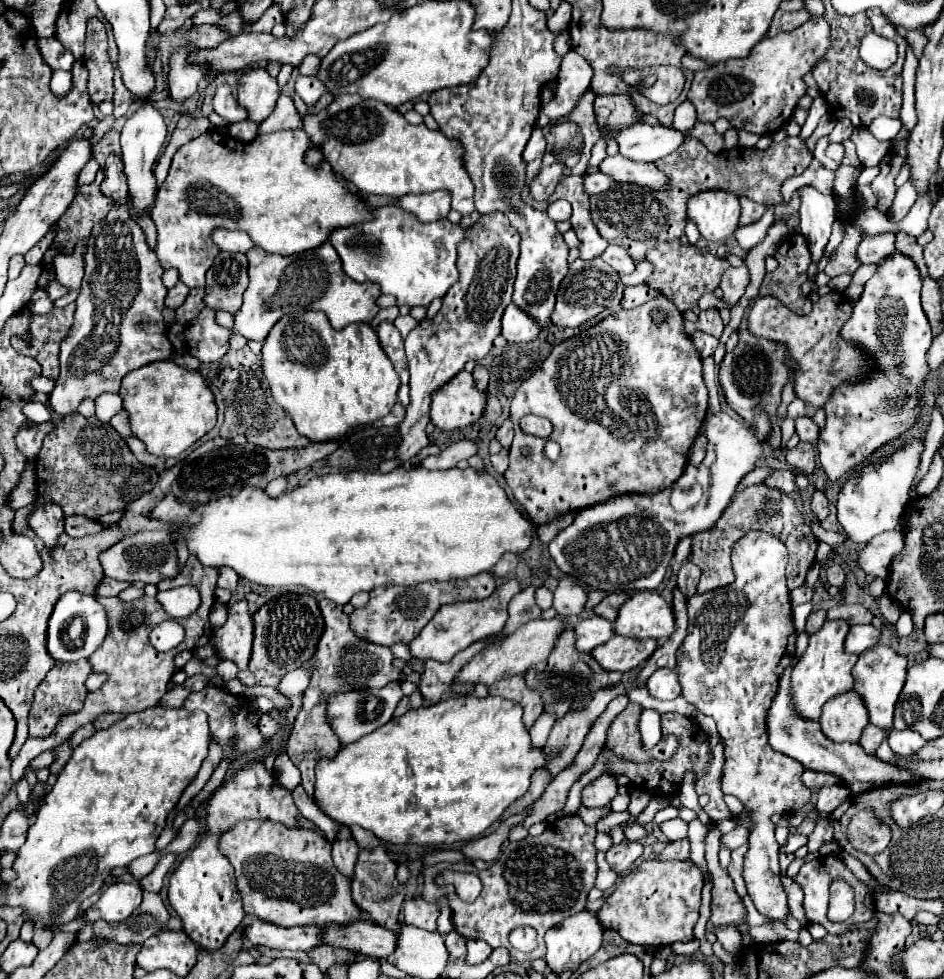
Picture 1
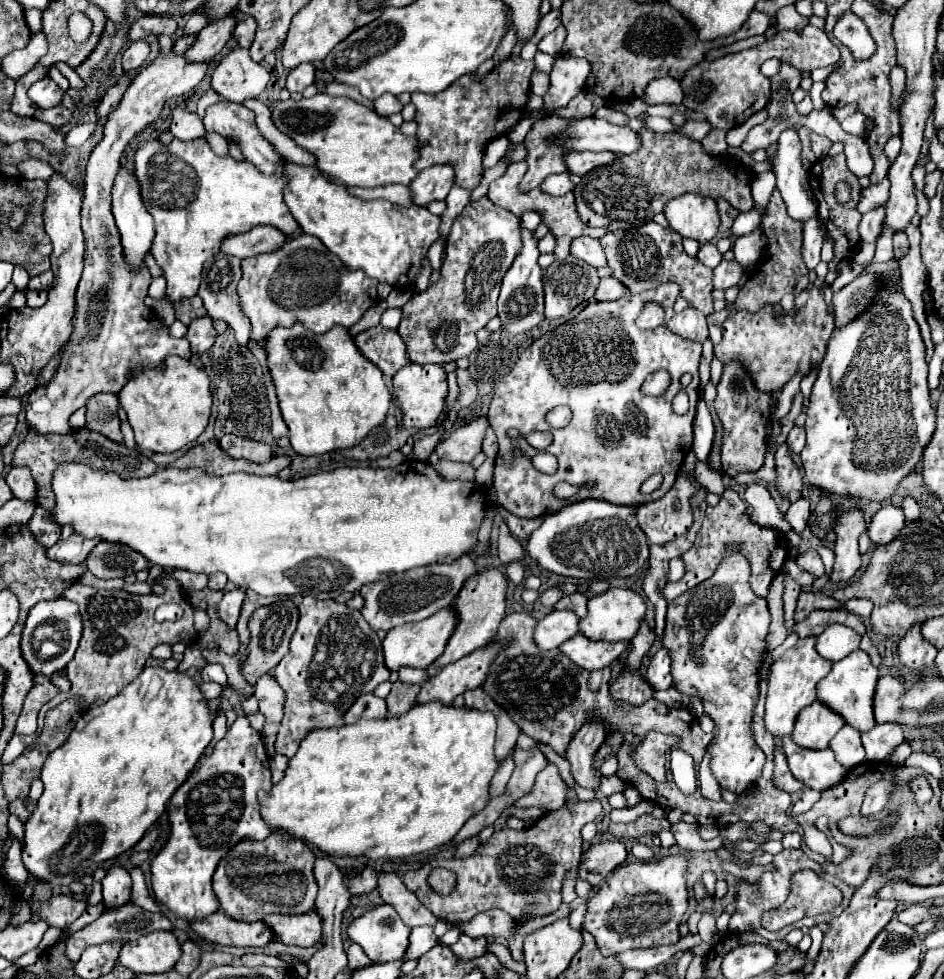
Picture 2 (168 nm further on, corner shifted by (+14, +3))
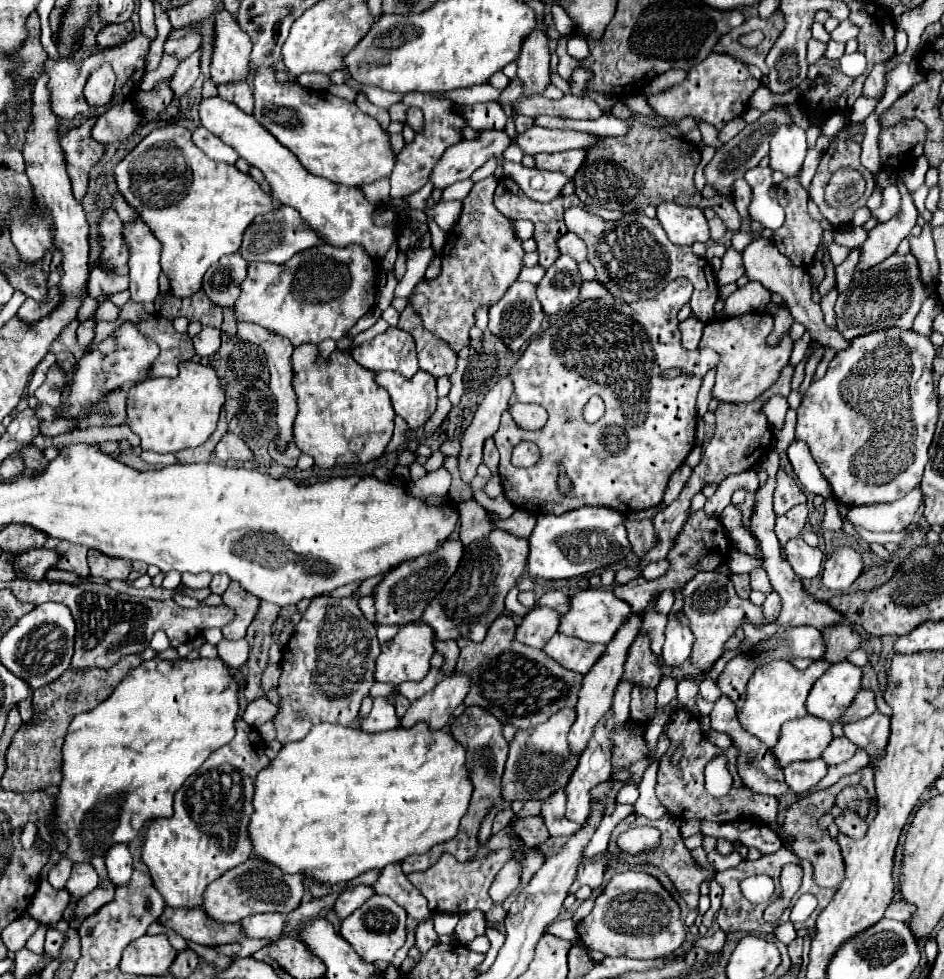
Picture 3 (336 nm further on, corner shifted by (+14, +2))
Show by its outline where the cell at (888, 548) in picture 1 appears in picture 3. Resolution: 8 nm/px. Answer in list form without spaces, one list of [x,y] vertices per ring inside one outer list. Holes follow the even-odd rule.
[[[913,489],[903,499],[893,503],[851,507],[847,517],[853,525],[861,525],[863,529],[869,529],[869,531],[877,531],[877,533],[903,531],[911,523],[921,499],[923,499],[921,491]]]

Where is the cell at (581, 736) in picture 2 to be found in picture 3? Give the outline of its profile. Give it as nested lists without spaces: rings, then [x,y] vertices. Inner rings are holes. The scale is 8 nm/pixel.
[[[633,613],[629,617],[629,621],[617,631],[617,635],[613,637],[613,641],[607,645],[603,657],[593,665],[593,669],[583,677],[583,685],[579,691],[579,703],[577,703],[577,717],[575,723],[569,731],[569,751],[573,755],[581,755],[585,751],[585,745],[589,745],[589,737],[593,735],[593,729],[597,725],[597,721],[601,721],[601,717],[609,711],[609,705],[613,703],[613,693],[621,681],[621,673],[623,673],[623,663],[627,657],[627,649],[633,643],[633,639],[637,637],[641,627],[641,619]]]

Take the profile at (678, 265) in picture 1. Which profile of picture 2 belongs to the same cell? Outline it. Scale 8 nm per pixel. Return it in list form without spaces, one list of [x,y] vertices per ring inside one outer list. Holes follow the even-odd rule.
[[[649,220],[643,226],[617,232],[607,232],[603,238],[599,238],[605,256],[607,266],[613,270],[613,278],[619,280],[631,294],[639,294],[651,288],[657,288],[665,282],[677,282],[681,284],[681,296],[699,312],[705,316],[713,314],[713,270],[703,266],[697,258],[687,256],[681,244],[681,236],[669,228],[659,226],[657,222]]]

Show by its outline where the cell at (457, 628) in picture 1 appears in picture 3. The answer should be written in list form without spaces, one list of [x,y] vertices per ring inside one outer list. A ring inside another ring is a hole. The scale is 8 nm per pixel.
[[[423,621],[409,623],[399,627],[397,635],[381,645],[381,655],[377,657],[377,667],[375,667],[375,677],[377,681],[389,681],[389,683],[403,683],[403,681],[421,681],[429,669],[431,669],[431,657],[435,653],[435,633],[429,625]]]

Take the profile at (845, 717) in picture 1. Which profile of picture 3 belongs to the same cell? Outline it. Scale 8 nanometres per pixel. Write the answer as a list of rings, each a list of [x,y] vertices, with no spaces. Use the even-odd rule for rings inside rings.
[[[805,715],[801,719],[787,721],[781,727],[781,737],[773,747],[773,753],[781,767],[791,761],[807,761],[821,757],[823,749],[833,739],[831,725],[825,719]]]

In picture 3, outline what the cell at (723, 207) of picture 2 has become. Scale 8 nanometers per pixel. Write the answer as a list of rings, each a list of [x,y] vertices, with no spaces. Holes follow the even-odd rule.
[[[707,207],[707,209],[703,209],[705,211],[705,217],[707,217],[707,221],[709,221],[709,227],[711,227],[711,239],[713,241],[719,241],[723,235],[725,235],[725,223],[717,217],[717,213],[713,213],[713,207]]]

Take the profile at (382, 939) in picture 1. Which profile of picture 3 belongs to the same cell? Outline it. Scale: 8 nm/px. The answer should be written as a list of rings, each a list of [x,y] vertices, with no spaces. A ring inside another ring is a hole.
[[[263,913],[263,915],[251,915],[241,921],[243,931],[247,937],[255,939],[279,939],[285,933],[287,917],[281,913]]]

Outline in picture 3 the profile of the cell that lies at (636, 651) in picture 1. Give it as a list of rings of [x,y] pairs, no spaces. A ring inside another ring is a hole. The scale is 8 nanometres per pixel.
[[[557,633],[543,647],[543,651],[549,657],[553,657],[559,665],[563,665],[565,669],[579,671],[585,675],[599,661],[601,653],[605,651],[605,645],[591,645],[591,643],[585,643],[577,637]]]

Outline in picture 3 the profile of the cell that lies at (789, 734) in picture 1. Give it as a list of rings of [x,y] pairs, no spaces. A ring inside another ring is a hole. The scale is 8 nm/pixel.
[[[819,757],[815,761],[793,761],[785,767],[785,781],[789,789],[797,795],[805,795],[809,787],[817,785],[827,775],[827,765]]]

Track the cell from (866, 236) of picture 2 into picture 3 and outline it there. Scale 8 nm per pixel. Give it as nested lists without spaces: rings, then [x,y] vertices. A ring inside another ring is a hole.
[[[893,185],[893,187],[883,189],[883,203],[881,203],[879,209],[871,211],[871,215],[873,215],[879,223],[885,223],[885,221],[889,221],[897,211],[899,211],[899,191],[897,191],[897,187]]]

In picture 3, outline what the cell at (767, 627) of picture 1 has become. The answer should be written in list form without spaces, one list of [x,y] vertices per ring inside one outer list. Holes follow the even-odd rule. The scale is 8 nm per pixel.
[[[709,571],[709,573],[699,573],[695,575],[685,587],[683,587],[683,617],[689,623],[689,629],[693,631],[695,643],[693,643],[693,651],[691,651],[691,665],[695,669],[703,671],[711,671],[715,667],[715,663],[723,657],[725,643],[731,639],[731,635],[743,627],[741,621],[749,619],[749,623],[757,629],[761,629],[765,625],[765,615],[763,615],[763,607],[753,605],[749,599],[741,599],[733,587],[733,581],[727,575],[721,575],[717,571]]]

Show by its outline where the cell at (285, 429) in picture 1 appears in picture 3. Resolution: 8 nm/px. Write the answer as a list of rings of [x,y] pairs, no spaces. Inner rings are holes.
[[[225,433],[223,439],[217,443],[215,457],[219,461],[229,461],[229,459],[235,459],[235,461],[253,461],[255,459],[253,451],[233,433]]]

